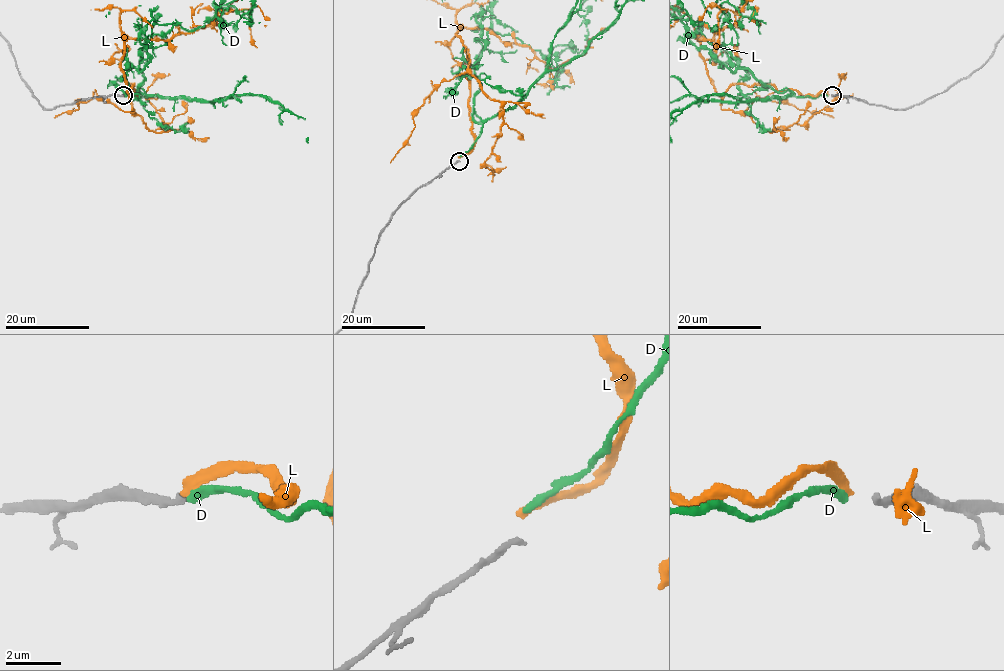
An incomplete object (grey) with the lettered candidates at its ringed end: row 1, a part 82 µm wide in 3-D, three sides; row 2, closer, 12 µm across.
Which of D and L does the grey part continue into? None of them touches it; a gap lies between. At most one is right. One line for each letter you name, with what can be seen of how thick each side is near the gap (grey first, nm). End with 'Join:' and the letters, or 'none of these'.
Join: none of these

